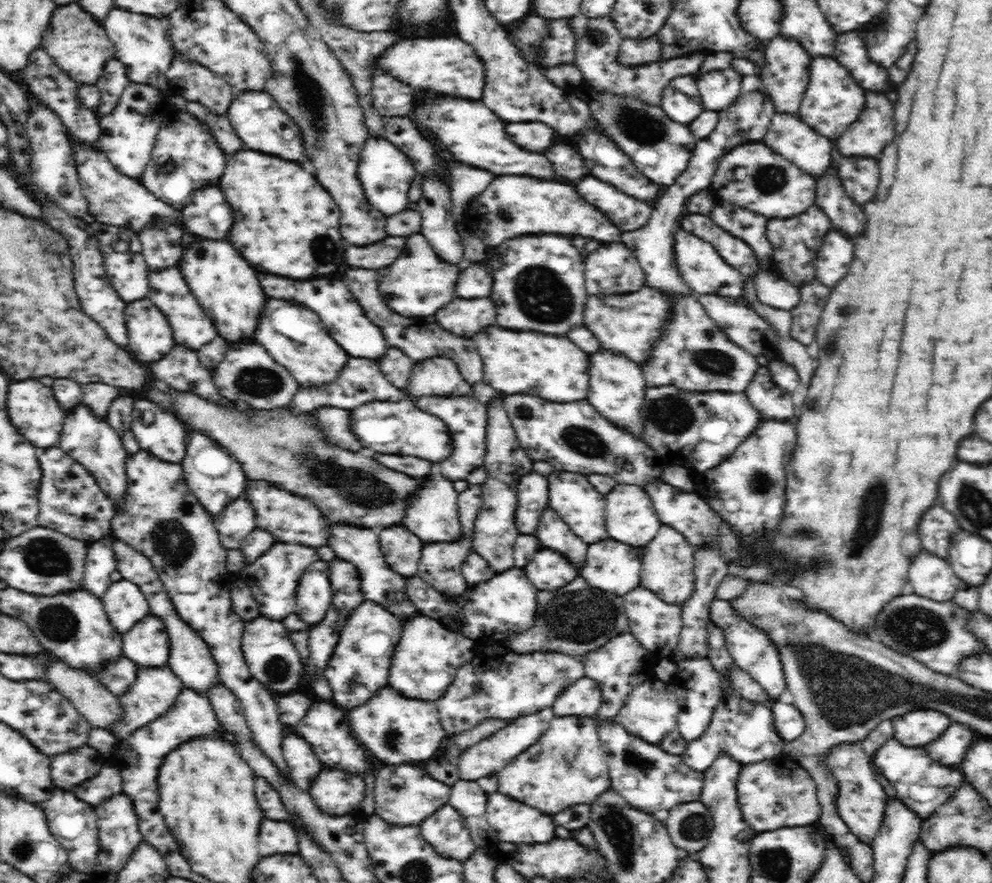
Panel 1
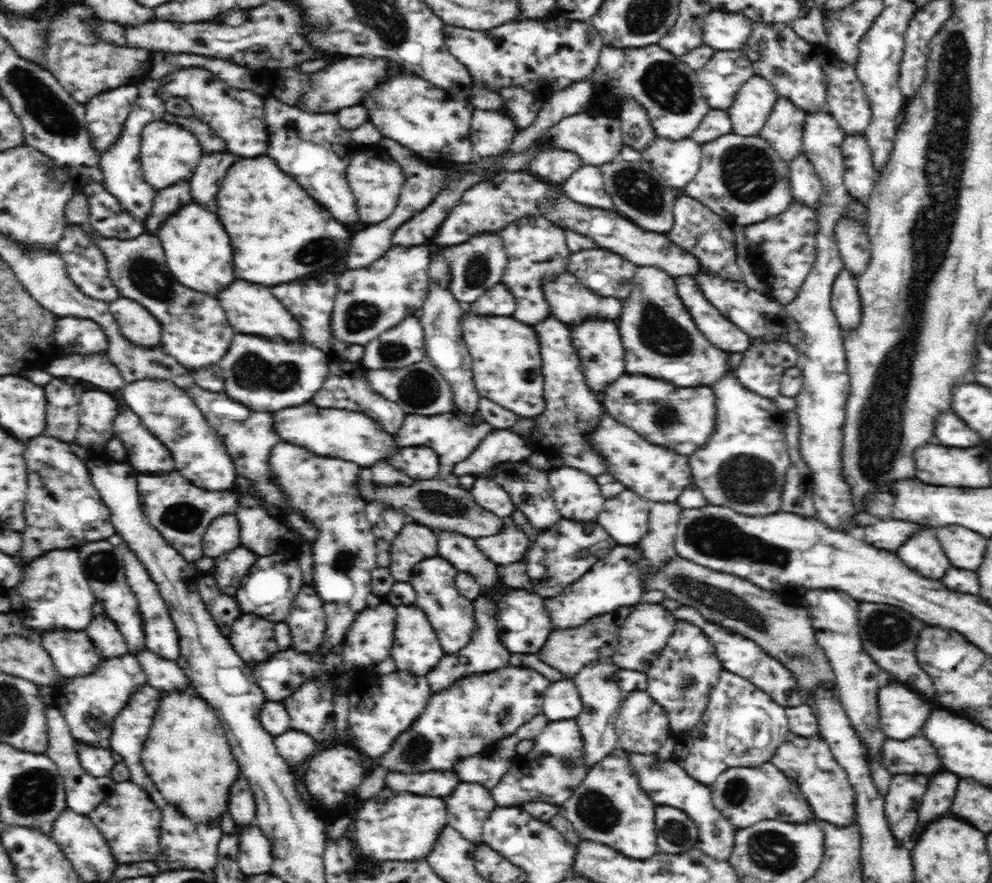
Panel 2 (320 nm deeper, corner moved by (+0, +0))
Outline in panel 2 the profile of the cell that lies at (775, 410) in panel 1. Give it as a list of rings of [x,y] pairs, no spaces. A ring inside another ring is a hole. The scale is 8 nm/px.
[[[787,340],[752,342],[734,373],[751,392],[776,399],[783,372],[795,367],[798,359],[798,351]]]

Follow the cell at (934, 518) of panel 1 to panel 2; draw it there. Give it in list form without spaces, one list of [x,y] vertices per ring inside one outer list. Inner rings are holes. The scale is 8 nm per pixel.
[[[884,520],[876,522],[874,526],[866,526],[864,534],[860,536],[865,543],[878,549],[895,551],[902,546],[908,536],[912,536],[916,530],[920,530],[918,524],[912,522],[900,522],[900,520]]]

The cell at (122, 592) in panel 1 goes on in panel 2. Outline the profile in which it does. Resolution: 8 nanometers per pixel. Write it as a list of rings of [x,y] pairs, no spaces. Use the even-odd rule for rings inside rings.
[[[104,614],[96,616],[85,632],[102,660],[129,653],[125,639],[118,631],[117,624],[112,619],[107,619]]]

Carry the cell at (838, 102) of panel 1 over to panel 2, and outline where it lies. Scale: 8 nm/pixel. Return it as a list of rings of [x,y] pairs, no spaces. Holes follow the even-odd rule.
[[[752,21],[750,37],[741,48],[746,57],[752,62],[754,74],[764,77],[776,89],[780,97],[786,97],[802,110],[814,113],[816,110],[821,109],[827,111],[827,106],[826,76],[822,68],[818,68],[818,62],[812,60],[812,47],[812,45],[808,45],[804,39],[798,36],[790,25],[782,24],[782,22],[765,24]]]

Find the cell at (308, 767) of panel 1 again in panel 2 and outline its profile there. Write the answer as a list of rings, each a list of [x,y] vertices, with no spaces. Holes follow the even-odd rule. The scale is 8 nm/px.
[[[292,728],[280,736],[275,736],[274,745],[289,765],[301,765],[317,750],[317,742],[314,738]]]

